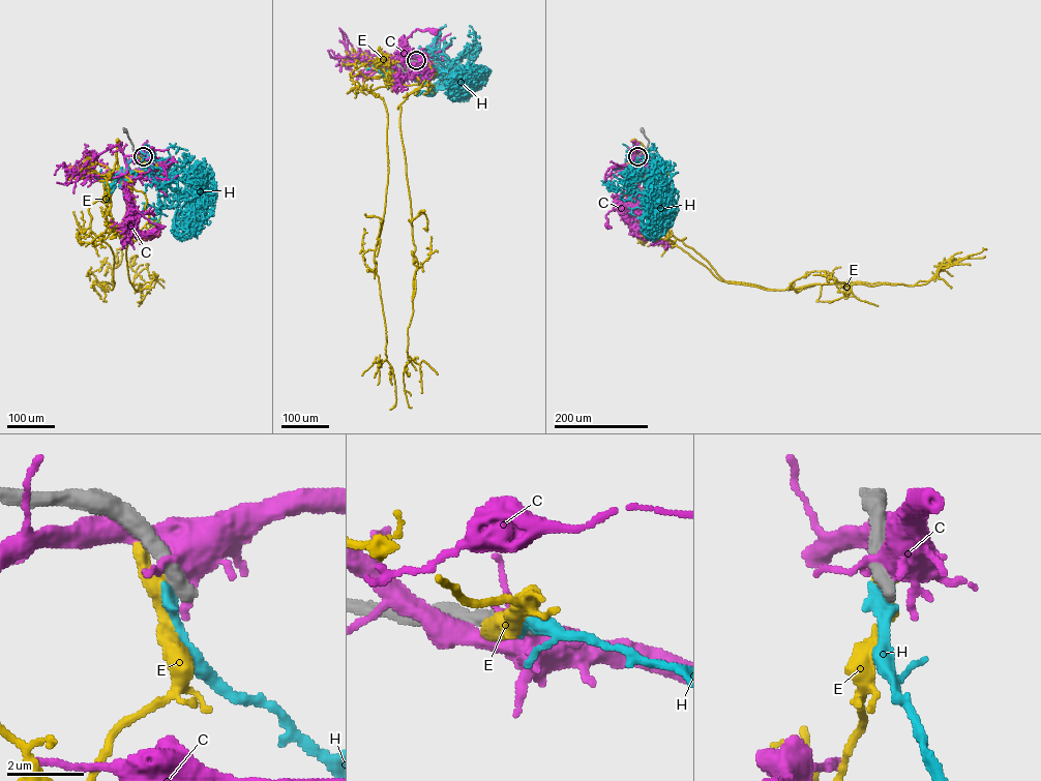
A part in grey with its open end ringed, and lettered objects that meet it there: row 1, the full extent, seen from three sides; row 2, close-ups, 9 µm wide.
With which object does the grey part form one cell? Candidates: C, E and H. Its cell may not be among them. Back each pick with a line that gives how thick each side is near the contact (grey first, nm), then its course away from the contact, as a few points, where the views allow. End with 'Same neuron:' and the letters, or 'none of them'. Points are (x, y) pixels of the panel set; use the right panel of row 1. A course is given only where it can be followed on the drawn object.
Same neuron: none of them

